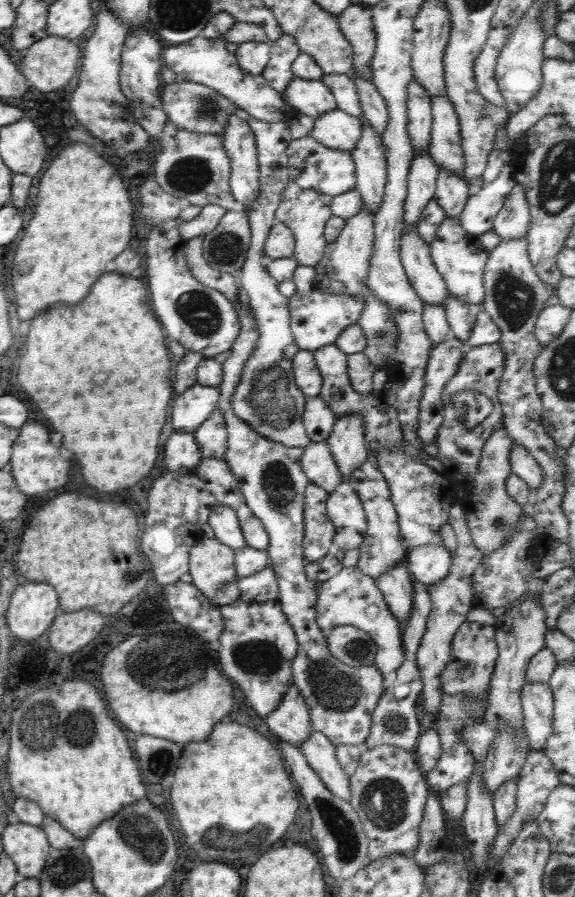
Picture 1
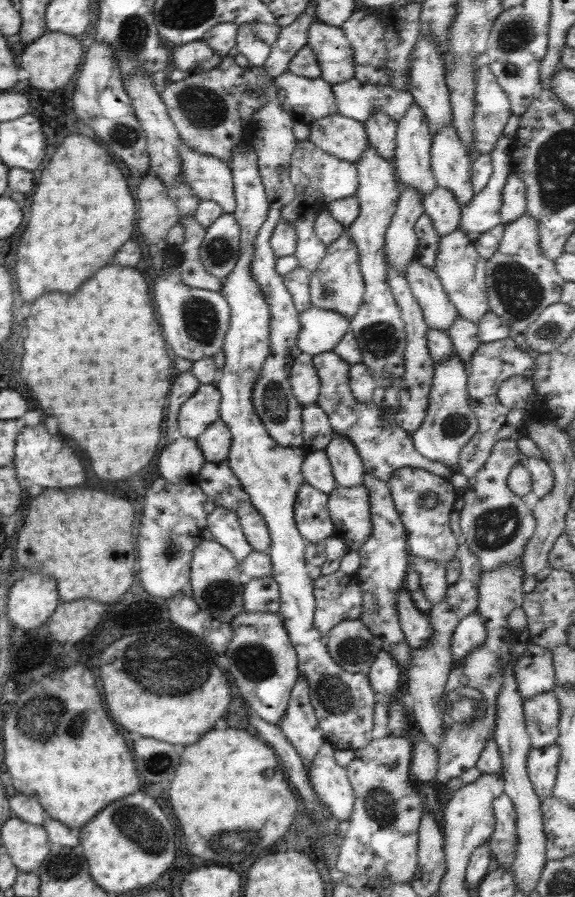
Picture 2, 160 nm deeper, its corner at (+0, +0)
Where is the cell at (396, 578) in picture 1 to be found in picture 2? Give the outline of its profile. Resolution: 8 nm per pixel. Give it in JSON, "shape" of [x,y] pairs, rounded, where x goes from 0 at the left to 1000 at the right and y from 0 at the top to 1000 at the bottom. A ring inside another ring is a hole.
{"shape":[[[706,653],[696,654],[689,669],[694,695],[710,720],[715,725],[734,722],[753,709],[753,698],[746,688],[720,673]]]}

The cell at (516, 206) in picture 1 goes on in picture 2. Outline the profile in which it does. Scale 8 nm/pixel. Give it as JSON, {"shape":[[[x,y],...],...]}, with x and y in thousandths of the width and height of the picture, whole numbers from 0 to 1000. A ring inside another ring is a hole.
{"shape":[[[894,192],[882,196],[871,220],[873,230],[870,241],[875,250],[894,247],[917,236],[915,206],[906,198]]]}

